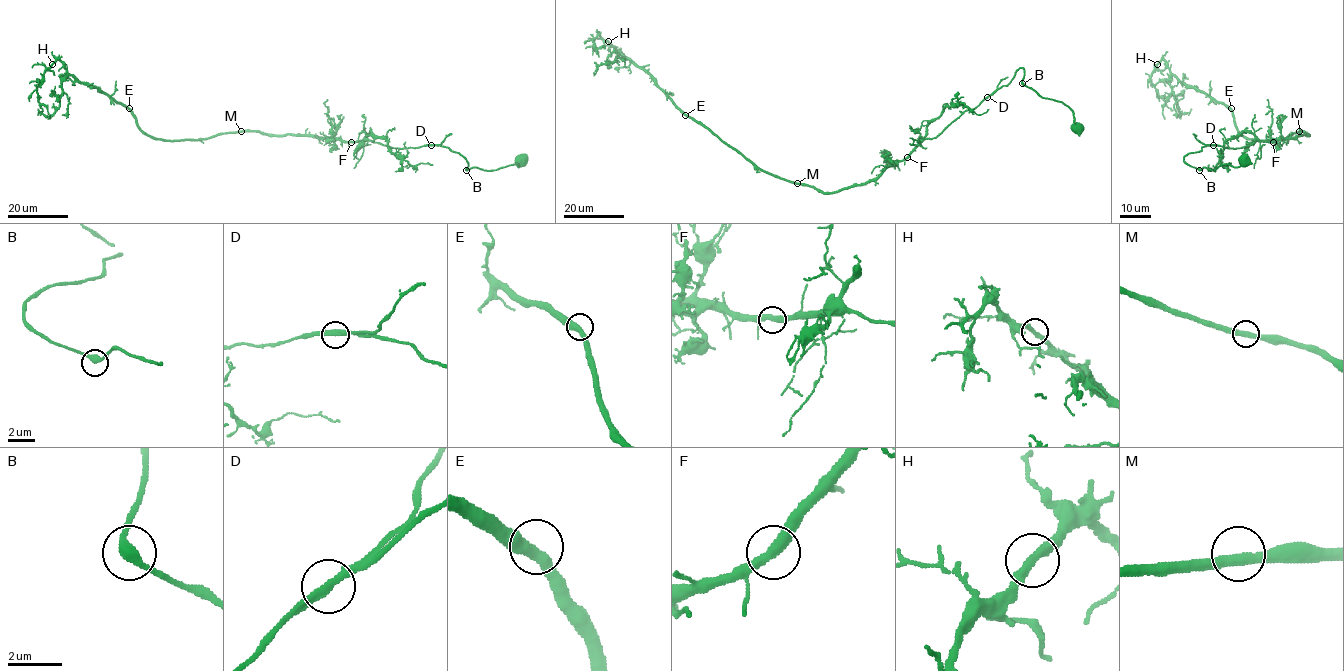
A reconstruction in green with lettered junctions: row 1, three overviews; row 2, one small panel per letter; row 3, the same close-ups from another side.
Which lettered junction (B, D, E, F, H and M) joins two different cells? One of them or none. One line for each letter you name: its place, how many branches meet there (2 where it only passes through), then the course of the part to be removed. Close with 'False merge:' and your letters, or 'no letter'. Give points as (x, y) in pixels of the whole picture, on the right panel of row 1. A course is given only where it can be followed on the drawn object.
D: at (1213, 145); 2 branches meet; foreign part runs (1213, 145), (1186, 154), (1183, 160), (1200, 169), (1215, 170), (1228, 164), (1239, 166), (1240, 159), (1247, 154)
False merge: D

